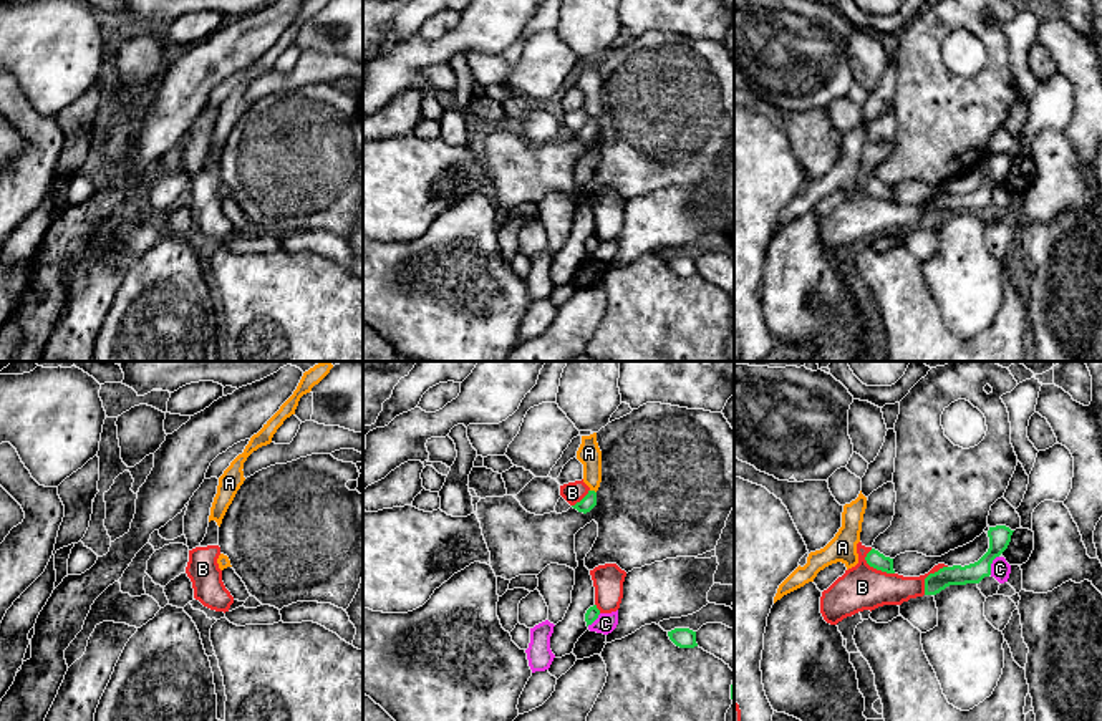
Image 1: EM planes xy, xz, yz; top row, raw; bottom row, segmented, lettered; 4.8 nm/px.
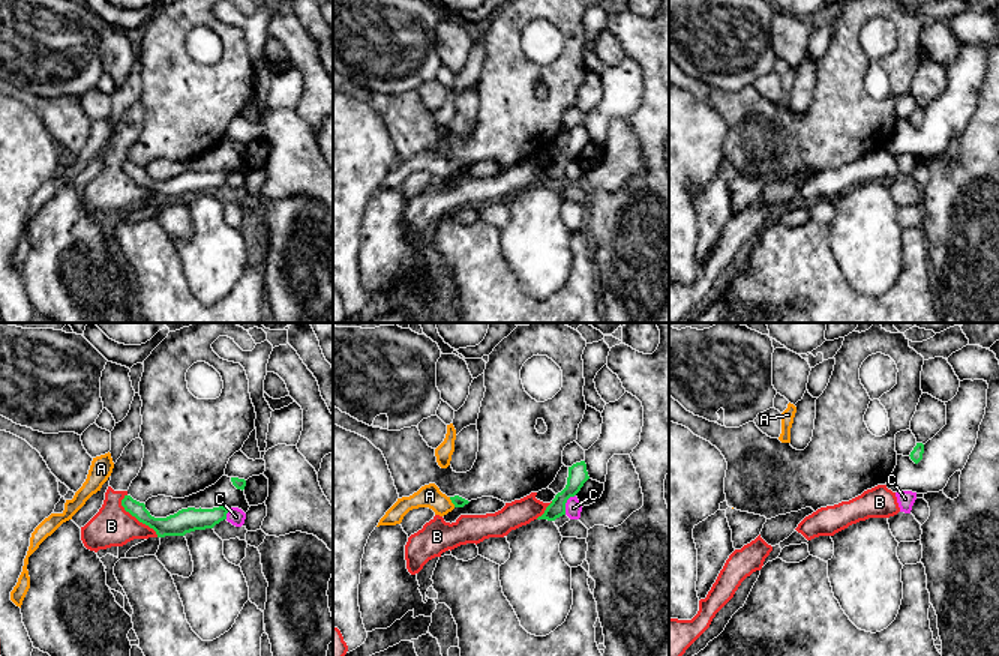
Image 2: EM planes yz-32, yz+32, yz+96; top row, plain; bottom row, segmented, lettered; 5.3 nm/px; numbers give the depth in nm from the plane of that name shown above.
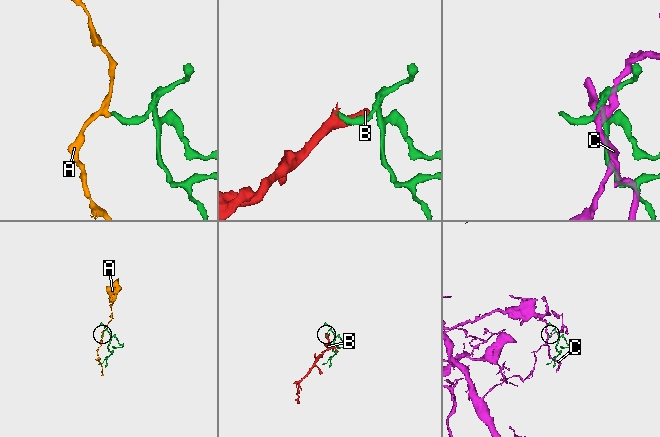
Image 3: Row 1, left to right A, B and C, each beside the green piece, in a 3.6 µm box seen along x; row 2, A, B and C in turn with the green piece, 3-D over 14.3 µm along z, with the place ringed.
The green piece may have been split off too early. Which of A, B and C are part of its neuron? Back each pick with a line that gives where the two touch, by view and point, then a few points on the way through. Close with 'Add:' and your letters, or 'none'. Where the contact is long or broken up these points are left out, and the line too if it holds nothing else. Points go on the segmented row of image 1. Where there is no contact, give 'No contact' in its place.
A: Touches green at xz (594, 491). Path across: xz (589, 501), (594, 491), (589, 453)
Add: A

